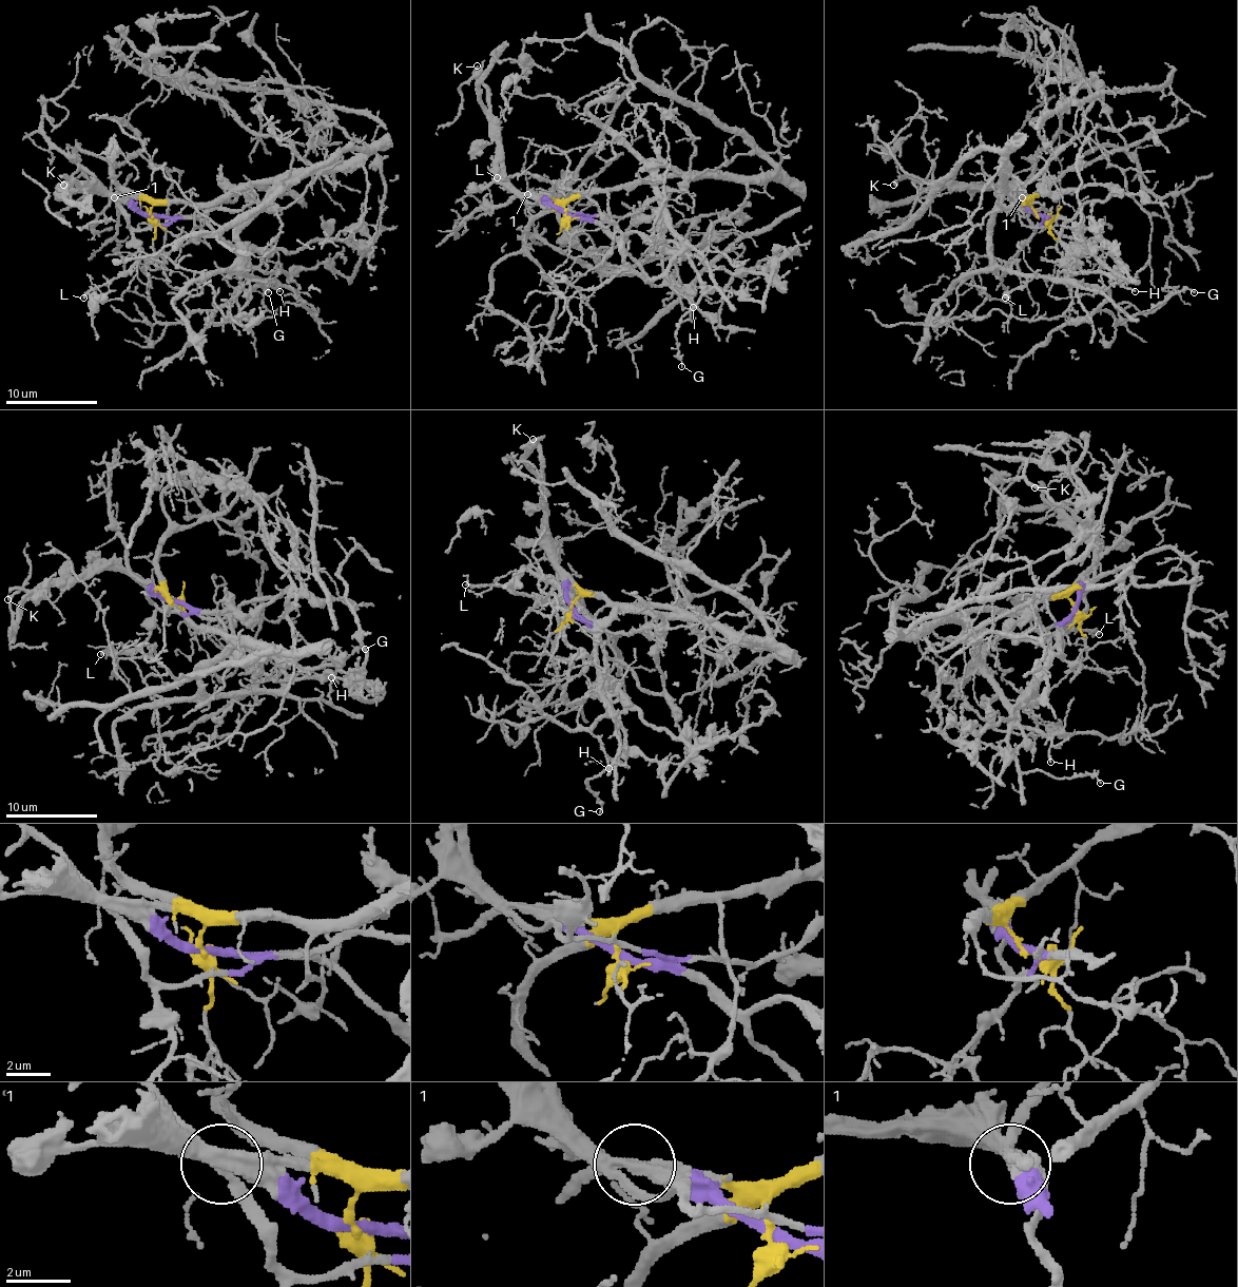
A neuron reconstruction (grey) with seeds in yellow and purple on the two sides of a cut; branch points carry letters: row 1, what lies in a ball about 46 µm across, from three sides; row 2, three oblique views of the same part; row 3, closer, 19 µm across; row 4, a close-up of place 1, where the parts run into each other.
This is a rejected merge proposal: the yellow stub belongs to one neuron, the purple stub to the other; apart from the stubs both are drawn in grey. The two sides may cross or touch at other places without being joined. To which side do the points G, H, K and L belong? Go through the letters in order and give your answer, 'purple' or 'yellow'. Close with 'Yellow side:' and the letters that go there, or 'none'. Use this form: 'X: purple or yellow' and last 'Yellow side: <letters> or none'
G: yellow
H: yellow
K: purple
L: purple
Yellow side: G, H

